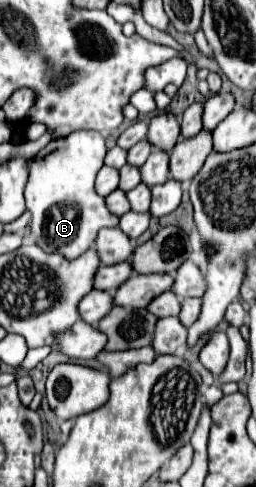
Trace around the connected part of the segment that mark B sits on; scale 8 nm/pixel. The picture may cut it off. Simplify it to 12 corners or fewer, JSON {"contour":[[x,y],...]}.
{"contour":[[95,130],[51,140],[25,188],[31,236],[77,258],[119,218]]}

